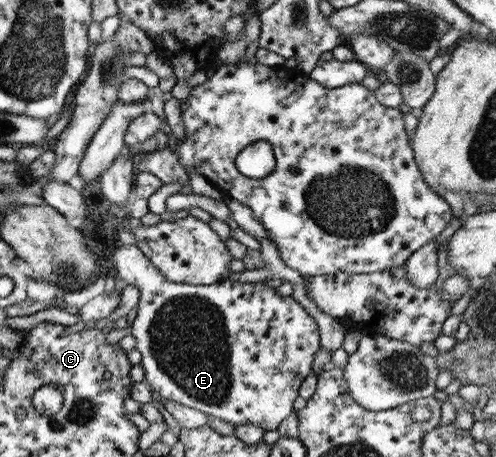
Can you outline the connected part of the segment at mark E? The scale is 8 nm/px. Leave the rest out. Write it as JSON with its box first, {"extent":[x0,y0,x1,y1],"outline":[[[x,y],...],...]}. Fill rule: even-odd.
{"extent":[111,239,319,430],"outline":[[[115,239],[115,248],[111,251],[117,276],[139,291],[137,300],[137,315],[131,322],[130,335],[135,337],[135,349],[141,353],[141,368],[143,369],[143,384],[153,393],[159,396],[159,400],[172,401],[183,406],[199,410],[206,415],[213,416],[217,420],[224,420],[227,424],[239,426],[239,424],[253,424],[263,430],[276,430],[277,425],[285,416],[289,416],[293,410],[293,402],[298,396],[298,389],[305,377],[311,372],[311,364],[314,355],[319,348],[319,334],[315,320],[309,315],[303,306],[299,305],[291,295],[281,296],[273,287],[261,283],[239,283],[233,280],[219,280],[210,285],[186,285],[169,282],[153,265],[149,259],[133,244],[122,244]]]}

